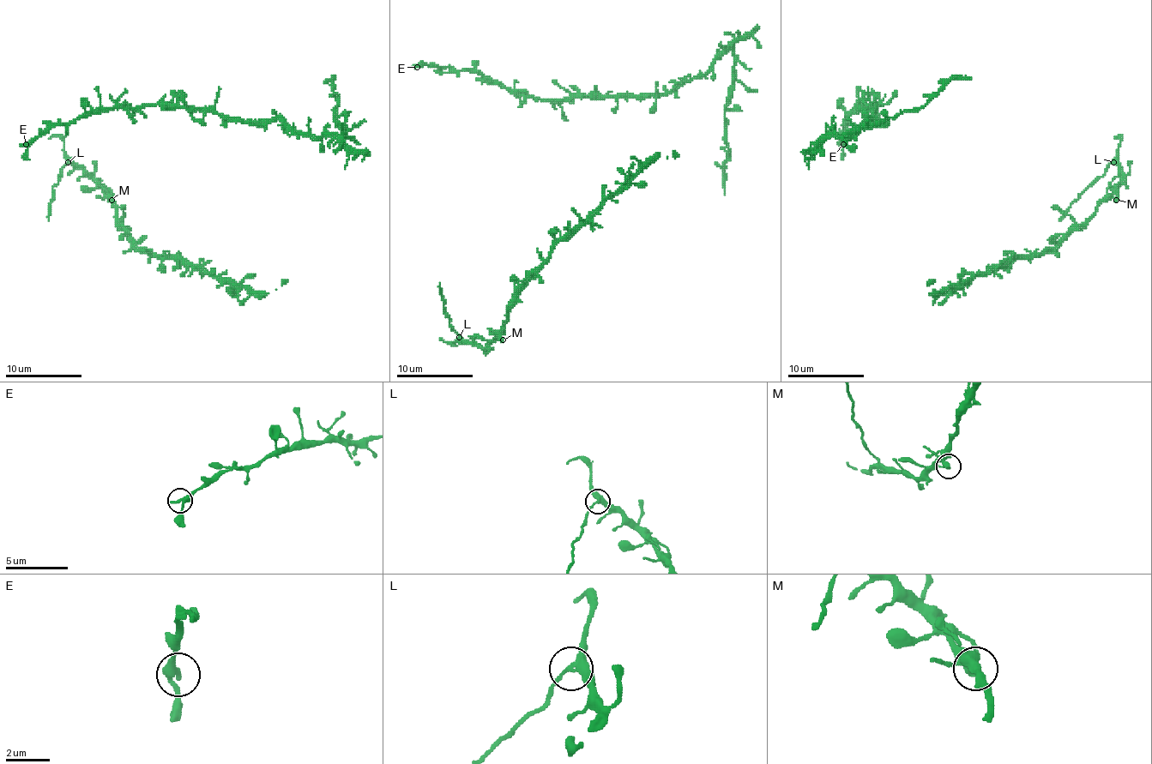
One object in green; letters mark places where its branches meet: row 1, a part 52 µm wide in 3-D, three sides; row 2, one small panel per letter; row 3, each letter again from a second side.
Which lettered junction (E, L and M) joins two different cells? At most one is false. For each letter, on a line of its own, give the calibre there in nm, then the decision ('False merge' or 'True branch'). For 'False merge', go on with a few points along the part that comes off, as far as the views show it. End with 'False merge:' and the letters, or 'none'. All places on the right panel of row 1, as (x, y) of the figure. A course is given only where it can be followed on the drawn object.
E: Thickness 280 nm. True branch
L: Thickness 300 nm. False merge. Course of the part to remove: (1112, 161), (1059, 220)
M: Thickness 240 nm. True branch
False merge: L

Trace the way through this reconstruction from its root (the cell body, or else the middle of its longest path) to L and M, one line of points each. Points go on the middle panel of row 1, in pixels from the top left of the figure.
L: (604, 185), (602, 202), (529, 277), (504, 327), (484, 347), (459, 336)
M: (604, 185), (602, 202), (552, 248), (551, 255), (518, 294), (503, 327), (503, 339)

